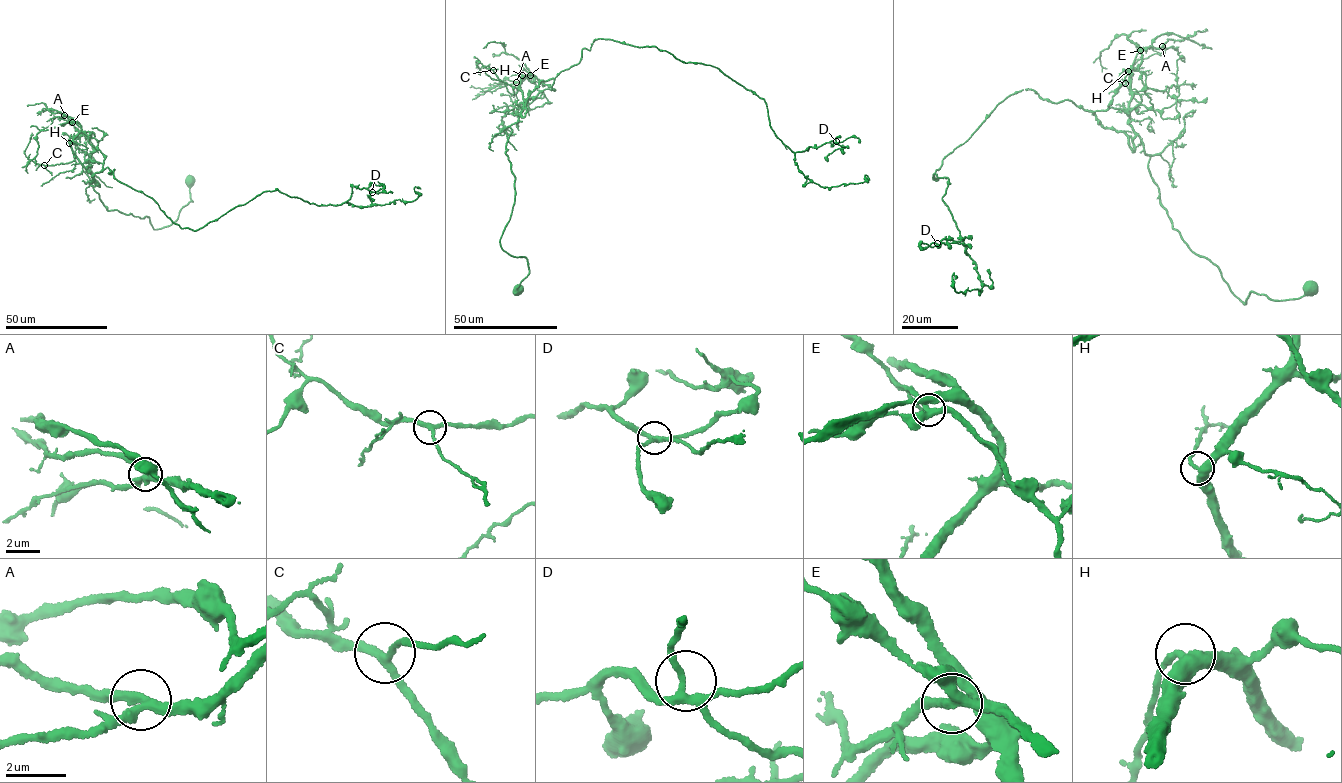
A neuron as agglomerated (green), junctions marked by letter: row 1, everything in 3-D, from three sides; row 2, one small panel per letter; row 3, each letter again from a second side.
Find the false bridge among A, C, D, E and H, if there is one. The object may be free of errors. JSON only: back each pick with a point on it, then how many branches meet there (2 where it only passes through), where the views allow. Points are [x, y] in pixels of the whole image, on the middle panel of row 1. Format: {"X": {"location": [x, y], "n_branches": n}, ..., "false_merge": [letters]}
{"false_merge": []}

